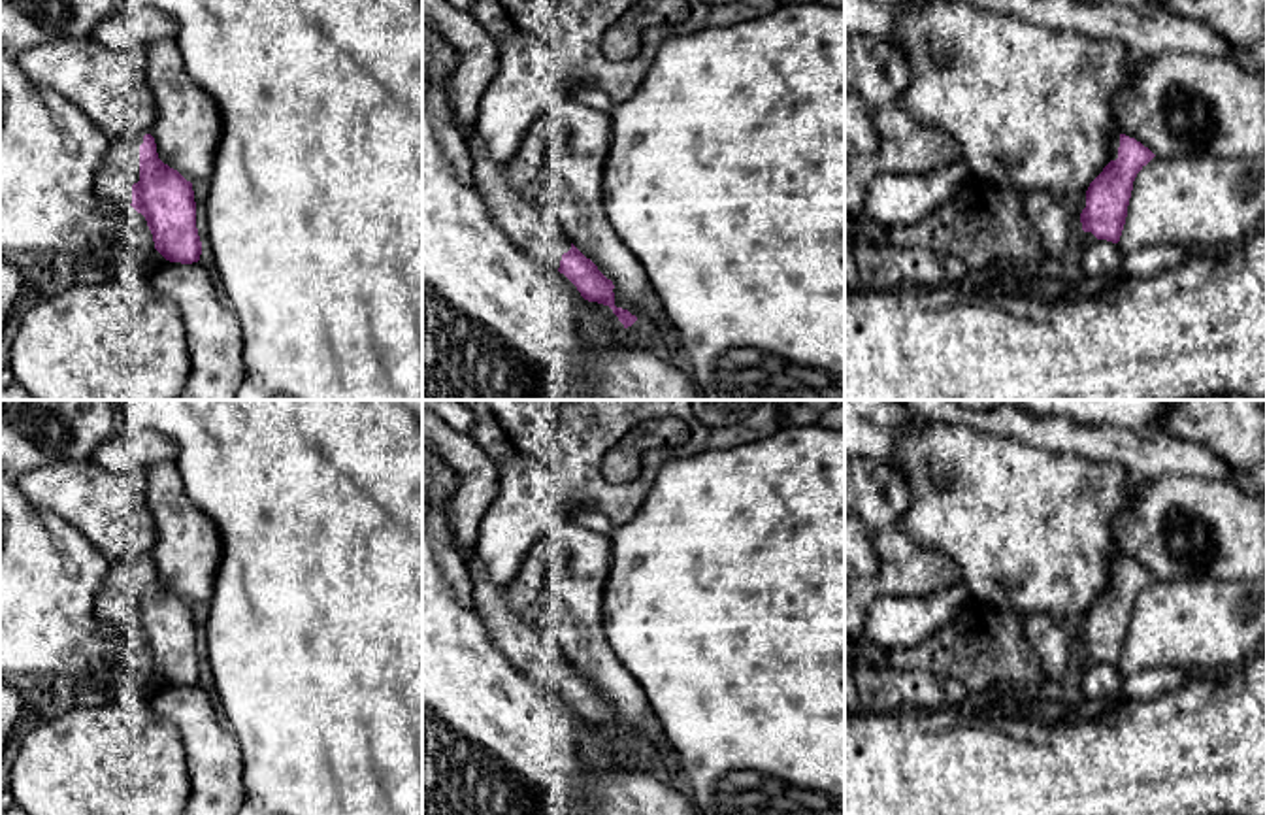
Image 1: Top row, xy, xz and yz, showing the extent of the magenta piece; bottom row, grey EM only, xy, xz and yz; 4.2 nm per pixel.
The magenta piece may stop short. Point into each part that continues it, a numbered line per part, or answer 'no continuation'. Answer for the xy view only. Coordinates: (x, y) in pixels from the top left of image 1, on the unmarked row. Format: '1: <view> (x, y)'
1: xy (121, 589)

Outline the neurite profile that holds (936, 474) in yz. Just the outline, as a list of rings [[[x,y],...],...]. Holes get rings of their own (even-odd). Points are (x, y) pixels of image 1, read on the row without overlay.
[[[931,434],[933,455],[916,468],[916,477],[897,485],[895,498],[901,511],[907,511],[916,502],[914,485],[922,487],[922,496],[929,498],[941,491],[952,491],[960,479],[960,457],[948,460],[943,457],[941,449],[945,441]]]

